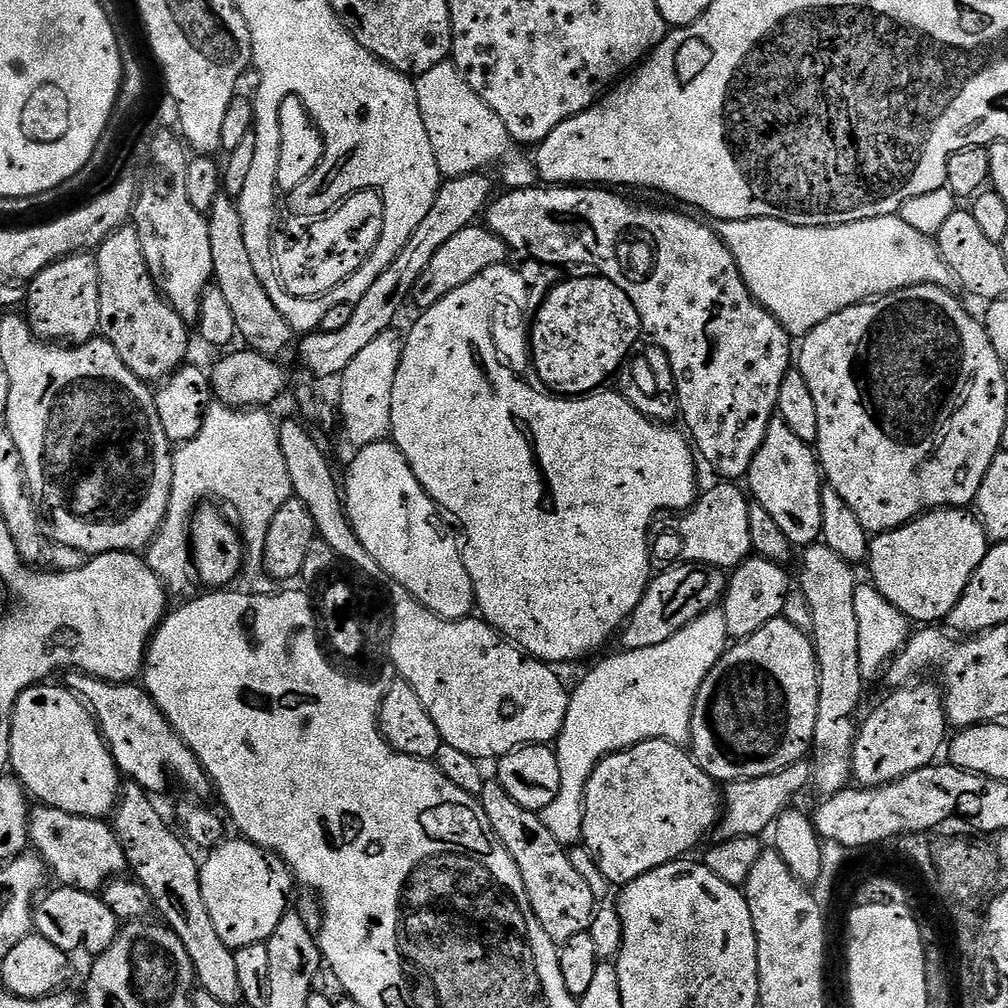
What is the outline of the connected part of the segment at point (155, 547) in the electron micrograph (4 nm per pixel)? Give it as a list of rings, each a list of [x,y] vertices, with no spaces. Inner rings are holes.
[[[213,402],[208,407],[206,418],[202,422],[202,430],[190,442],[179,445],[172,458],[172,493],[170,506],[166,510],[166,518],[158,530],[158,534],[146,549],[147,567],[154,570],[161,584],[169,593],[184,592],[194,584],[194,565],[192,562],[192,517],[197,508],[205,502],[229,504],[236,511],[239,531],[246,545],[246,556],[249,561],[263,561],[266,546],[266,532],[270,530],[270,522],[274,522],[274,514],[282,507],[282,502],[293,499],[290,474],[286,470],[286,458],[282,458],[280,445],[280,429],[277,421],[272,421],[271,411],[264,408],[236,408],[229,404]]]

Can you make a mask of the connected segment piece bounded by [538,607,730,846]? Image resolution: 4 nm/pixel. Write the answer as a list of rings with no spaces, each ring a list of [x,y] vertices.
[[[719,607],[703,612],[698,618],[694,618],[686,626],[682,626],[682,630],[678,630],[678,634],[674,634],[670,638],[666,638],[666,642],[662,642],[658,646],[646,646],[642,650],[620,650],[617,656],[608,656],[605,660],[600,660],[588,673],[584,676],[584,681],[577,688],[571,689],[568,698],[568,709],[566,710],[566,722],[562,726],[560,735],[554,741],[554,751],[558,758],[558,770],[562,774],[562,786],[558,786],[558,798],[554,798],[554,802],[550,802],[550,806],[546,806],[538,814],[542,826],[546,826],[546,830],[550,830],[550,834],[554,834],[554,838],[558,838],[558,842],[565,846],[579,845],[584,839],[584,831],[582,830],[582,817],[584,816],[584,795],[586,794],[586,786],[590,782],[590,774],[594,774],[594,770],[599,766],[600,761],[604,760],[610,754],[615,752],[624,752],[634,745],[640,744],[643,740],[668,740],[671,744],[681,746],[687,745],[692,738],[692,711],[694,710],[694,702],[698,698],[698,690],[702,690],[702,682],[706,682],[706,674],[710,674],[710,670],[714,670],[714,666],[724,657],[725,652],[730,647],[730,637],[726,630],[726,618],[723,611]]]

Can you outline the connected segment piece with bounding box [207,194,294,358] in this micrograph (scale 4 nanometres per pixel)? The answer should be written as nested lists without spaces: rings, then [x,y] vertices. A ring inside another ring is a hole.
[[[222,194],[214,198],[212,211],[207,213],[210,226],[210,254],[214,257],[212,278],[214,286],[222,290],[226,303],[234,314],[234,326],[239,339],[245,340],[247,347],[263,356],[280,358],[280,355],[292,344],[294,333],[292,327],[278,314],[278,306],[270,302],[270,294],[266,294],[266,286],[258,274],[254,274],[254,265],[246,246],[246,238],[242,235],[242,214],[239,203],[233,197]]]

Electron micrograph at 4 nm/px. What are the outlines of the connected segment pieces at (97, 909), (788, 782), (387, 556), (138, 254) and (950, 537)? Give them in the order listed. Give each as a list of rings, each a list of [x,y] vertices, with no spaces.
[[[56,886],[49,896],[39,897],[34,908],[34,928],[42,938],[54,942],[54,946],[63,952],[75,954],[79,948],[85,948],[91,954],[99,954],[108,949],[110,942],[114,942],[118,921],[110,906],[106,906],[97,893]]]
[[[807,759],[786,766],[780,772],[766,774],[766,778],[733,780],[722,792],[722,826],[725,837],[758,836],[763,837],[775,825],[776,819],[784,811],[793,807],[796,795],[812,782],[812,765]]]
[[[383,440],[359,449],[355,455],[348,464],[348,477],[342,480],[342,495],[358,542],[366,546],[370,558],[382,566],[391,583],[402,586],[435,616],[444,620],[471,617],[476,595],[470,574],[466,574],[461,541],[444,525],[441,509],[414,478],[402,450]]]
[[[134,226],[118,229],[95,249],[94,257],[98,270],[99,335],[118,350],[118,358],[139,380],[167,380],[189,359],[190,328],[154,282],[150,266],[146,266],[146,254],[142,254],[138,230]]]
[[[942,508],[925,512],[892,532],[873,535],[868,546],[866,567],[872,571],[871,583],[884,595],[886,602],[907,616],[909,621],[916,623],[917,620],[917,625],[932,626],[947,621],[950,610],[954,610],[958,598],[962,598],[962,590],[966,590],[974,570],[978,570],[978,562],[986,558],[989,547],[988,535],[971,511]]]

